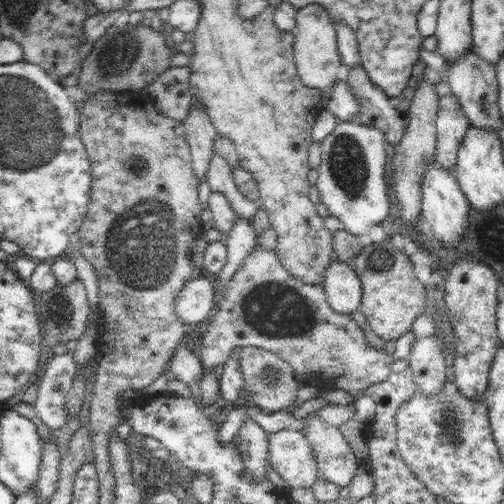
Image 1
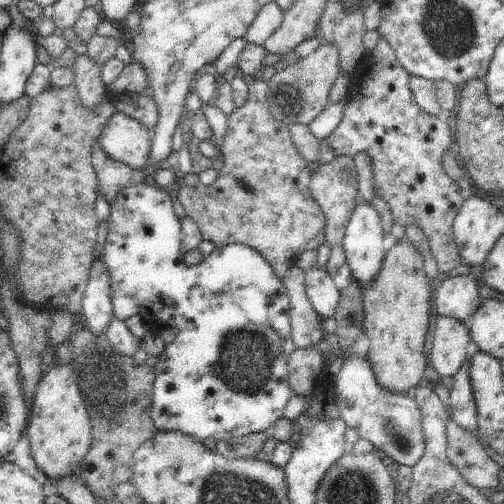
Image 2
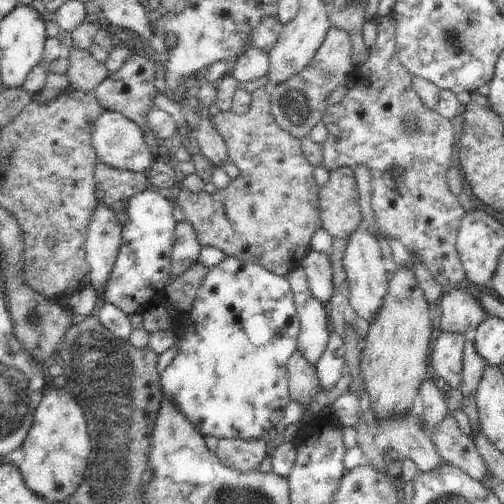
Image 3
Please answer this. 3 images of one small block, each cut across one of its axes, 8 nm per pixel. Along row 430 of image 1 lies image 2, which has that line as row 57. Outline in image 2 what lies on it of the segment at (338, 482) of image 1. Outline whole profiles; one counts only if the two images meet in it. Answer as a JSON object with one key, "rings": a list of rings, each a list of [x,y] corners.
{"rings":[[[325,42],[319,48],[315,48],[315,52],[311,52],[305,58],[299,58],[295,64],[287,66],[285,70],[279,68],[277,74],[267,82],[269,84],[267,104],[271,116],[287,126],[293,124],[309,126],[327,108],[329,90],[339,78],[341,70],[343,66],[341,66],[339,50],[333,44],[325,44]]]}

